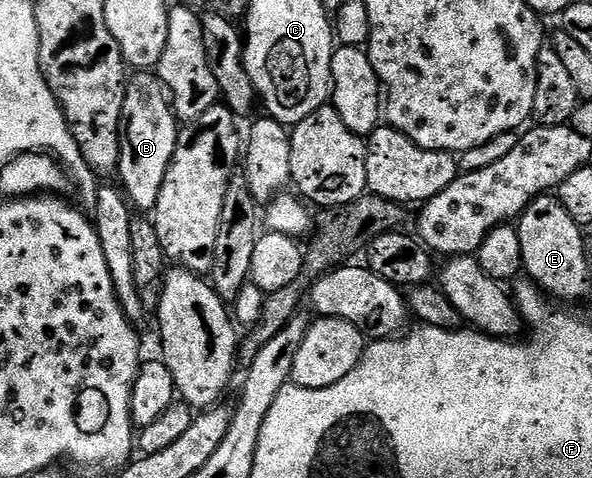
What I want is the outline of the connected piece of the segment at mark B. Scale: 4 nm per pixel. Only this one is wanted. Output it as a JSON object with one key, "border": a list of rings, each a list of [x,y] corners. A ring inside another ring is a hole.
{"border":[[[148,69],[133,75],[136,76],[133,79],[131,76],[126,83],[120,114],[122,130],[118,179],[124,182],[122,191],[129,204],[137,212],[152,213],[156,210],[158,193],[162,193],[162,181],[166,181],[168,166],[174,157],[180,133],[176,112],[172,110],[164,84]]]}

